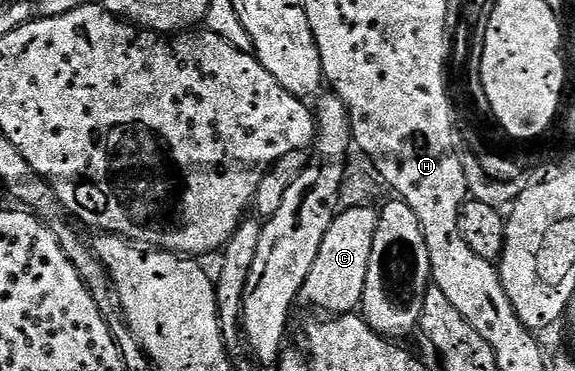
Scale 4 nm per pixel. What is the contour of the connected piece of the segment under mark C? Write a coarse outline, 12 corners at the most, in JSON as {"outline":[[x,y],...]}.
{"outline":[[346,208],[319,246],[300,299],[360,309],[378,209]]}

